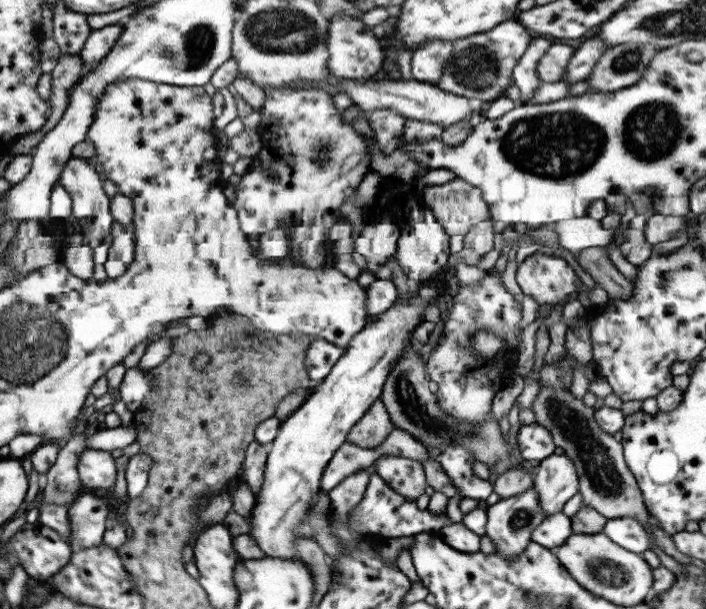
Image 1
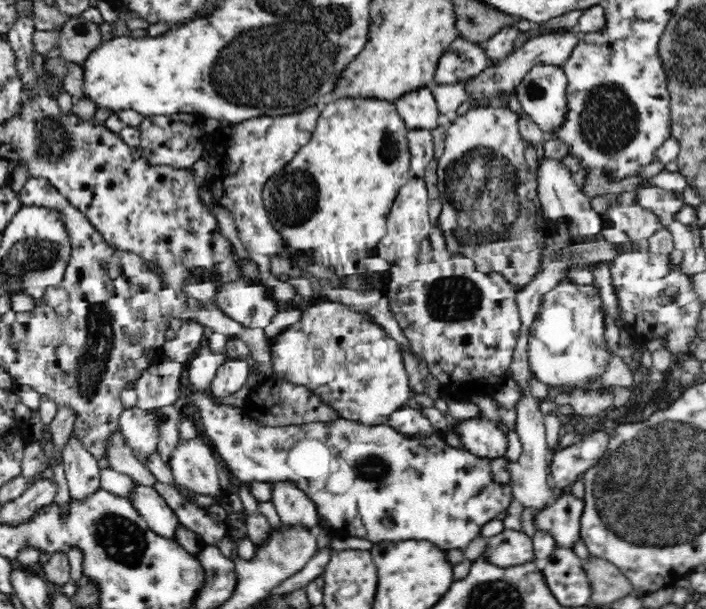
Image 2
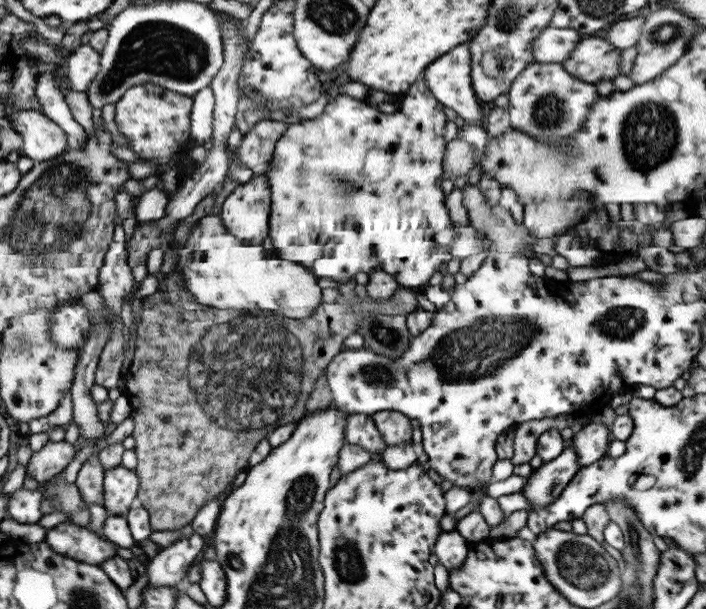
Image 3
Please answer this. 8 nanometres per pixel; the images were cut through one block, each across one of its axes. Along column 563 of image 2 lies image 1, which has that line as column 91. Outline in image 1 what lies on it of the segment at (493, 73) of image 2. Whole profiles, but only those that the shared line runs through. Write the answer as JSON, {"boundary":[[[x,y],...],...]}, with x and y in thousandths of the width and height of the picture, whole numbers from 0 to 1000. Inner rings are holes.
{"boundary":[[[157,39],[144,48],[127,51],[110,85],[116,107],[132,108],[140,103],[169,62],[171,48],[174,48],[171,39]]]}

